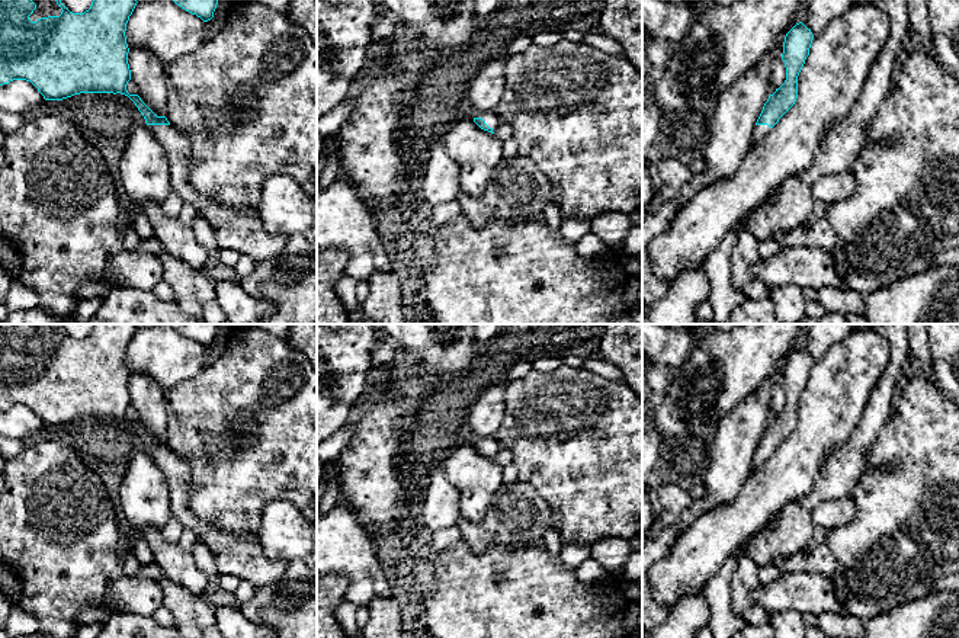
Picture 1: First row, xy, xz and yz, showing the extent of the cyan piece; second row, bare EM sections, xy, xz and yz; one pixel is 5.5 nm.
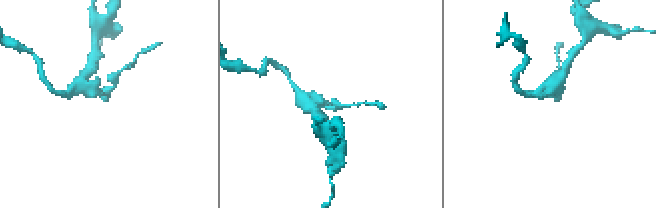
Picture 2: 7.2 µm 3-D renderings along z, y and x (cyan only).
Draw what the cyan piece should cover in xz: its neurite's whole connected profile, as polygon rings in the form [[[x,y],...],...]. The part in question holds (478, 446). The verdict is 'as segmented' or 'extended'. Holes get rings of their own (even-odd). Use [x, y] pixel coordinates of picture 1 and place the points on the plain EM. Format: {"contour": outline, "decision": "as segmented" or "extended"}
{"contour": [[[494,436],[472,437],[474,448],[484,456],[494,459],[503,468],[511,464],[511,452],[503,448]]], "decision": "extended"}

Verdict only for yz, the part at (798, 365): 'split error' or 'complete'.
split error

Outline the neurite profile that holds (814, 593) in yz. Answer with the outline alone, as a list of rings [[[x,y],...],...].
[[[785,573],[779,580],[763,584],[751,591],[756,605],[767,613],[793,609],[799,613],[844,613],[834,584],[820,573]]]

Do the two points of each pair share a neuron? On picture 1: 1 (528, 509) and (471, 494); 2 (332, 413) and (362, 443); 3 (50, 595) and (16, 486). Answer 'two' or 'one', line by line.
1: two
2: two
3: one

